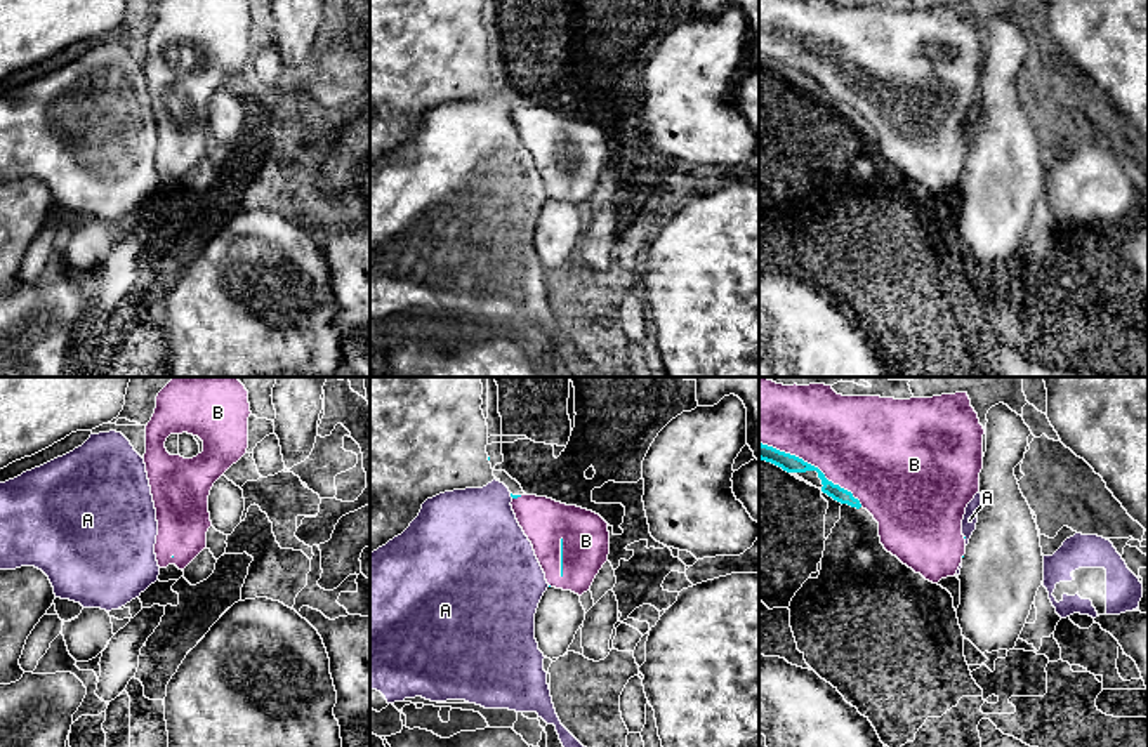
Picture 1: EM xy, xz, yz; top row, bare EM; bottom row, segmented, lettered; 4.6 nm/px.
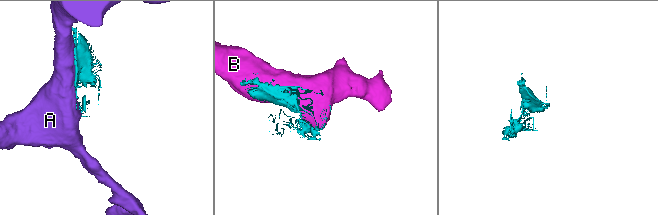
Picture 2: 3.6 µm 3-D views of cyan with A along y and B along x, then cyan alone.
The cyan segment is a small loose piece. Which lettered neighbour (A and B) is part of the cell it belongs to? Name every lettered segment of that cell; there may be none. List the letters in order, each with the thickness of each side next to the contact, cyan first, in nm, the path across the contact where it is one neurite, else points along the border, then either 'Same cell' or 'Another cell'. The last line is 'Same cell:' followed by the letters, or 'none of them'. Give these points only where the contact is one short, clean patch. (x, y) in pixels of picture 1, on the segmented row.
A: Thickness 20 nm (cyan) against 420 nm. Another cell
B: Thickness 80 nm (cyan) against 440 nm. Same cell
Same cell: B

